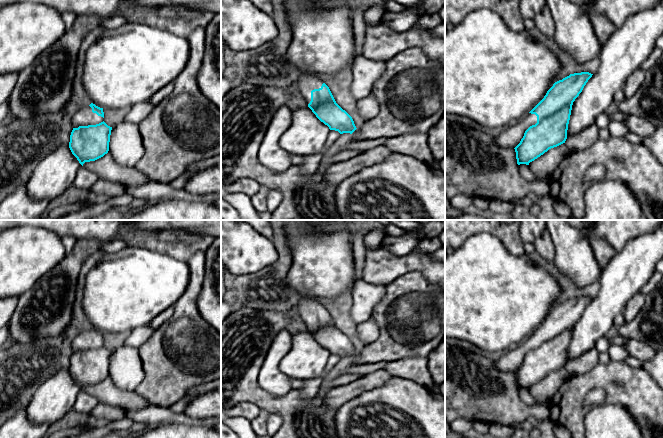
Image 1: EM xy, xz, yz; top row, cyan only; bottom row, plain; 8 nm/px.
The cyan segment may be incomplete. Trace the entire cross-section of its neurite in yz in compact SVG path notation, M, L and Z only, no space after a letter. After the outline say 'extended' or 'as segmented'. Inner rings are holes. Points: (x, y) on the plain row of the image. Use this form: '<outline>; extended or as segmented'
M574 297L555 306L529 337L495 360L495 367L514 372L518 389L529 389L549 373L565 367L573 326L592 299Z; extended

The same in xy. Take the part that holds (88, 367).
M93 327L83 330L73 340L72 350L69 372L82 390L108 377L112 351L104 346L103 332Z; extended

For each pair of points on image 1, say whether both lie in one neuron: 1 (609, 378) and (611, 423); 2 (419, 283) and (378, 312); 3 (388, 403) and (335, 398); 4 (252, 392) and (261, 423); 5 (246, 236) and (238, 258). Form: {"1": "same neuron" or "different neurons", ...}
{"1": "different neurons", "2": "same neuron", "3": "different neurons", "4": "different neurons", "5": "same neuron"}

